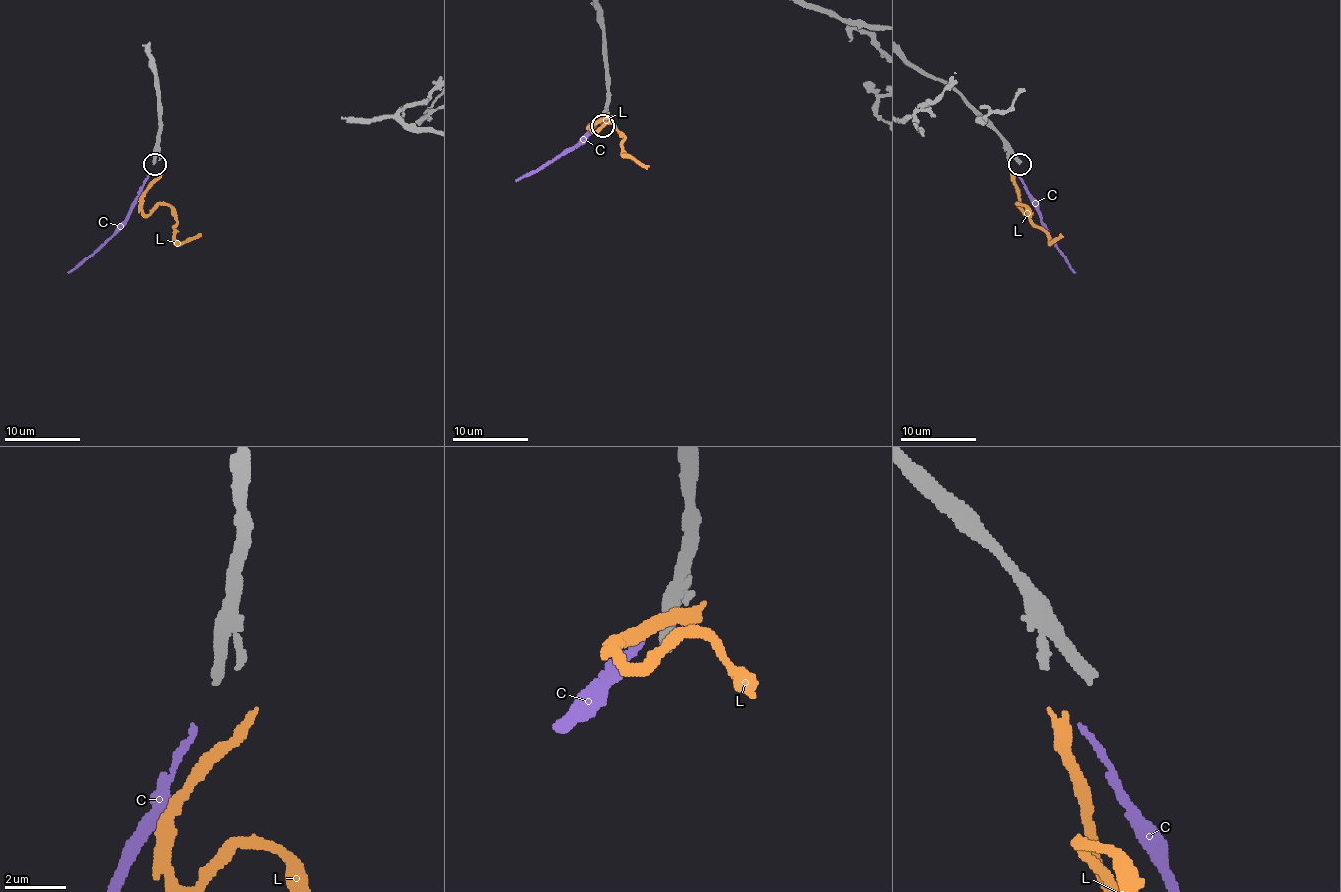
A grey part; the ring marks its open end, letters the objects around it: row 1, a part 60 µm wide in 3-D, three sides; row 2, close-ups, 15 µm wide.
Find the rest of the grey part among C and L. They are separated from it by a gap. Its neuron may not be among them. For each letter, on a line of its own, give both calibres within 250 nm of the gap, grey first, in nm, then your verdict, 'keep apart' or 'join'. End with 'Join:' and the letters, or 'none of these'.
C: 360/190 nm | keep apart
L: 360/360 nm | keep apart
Join: none of these

